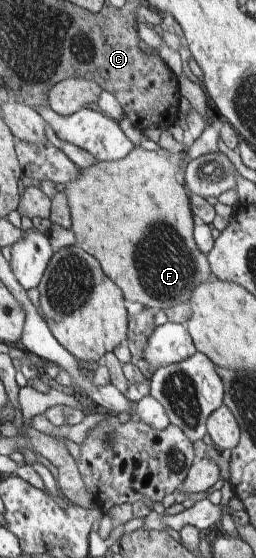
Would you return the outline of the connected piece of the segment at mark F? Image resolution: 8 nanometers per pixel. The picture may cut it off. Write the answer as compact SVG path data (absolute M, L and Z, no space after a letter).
M137 147L127 157L99 161L81 170L81 174L63 190L70 204L75 244L100 262L104 273L124 290L125 300L166 310L175 304L187 303L198 285L215 278L207 255L194 242L190 198L177 180L179 165L171 162L167 149L148 151Z

